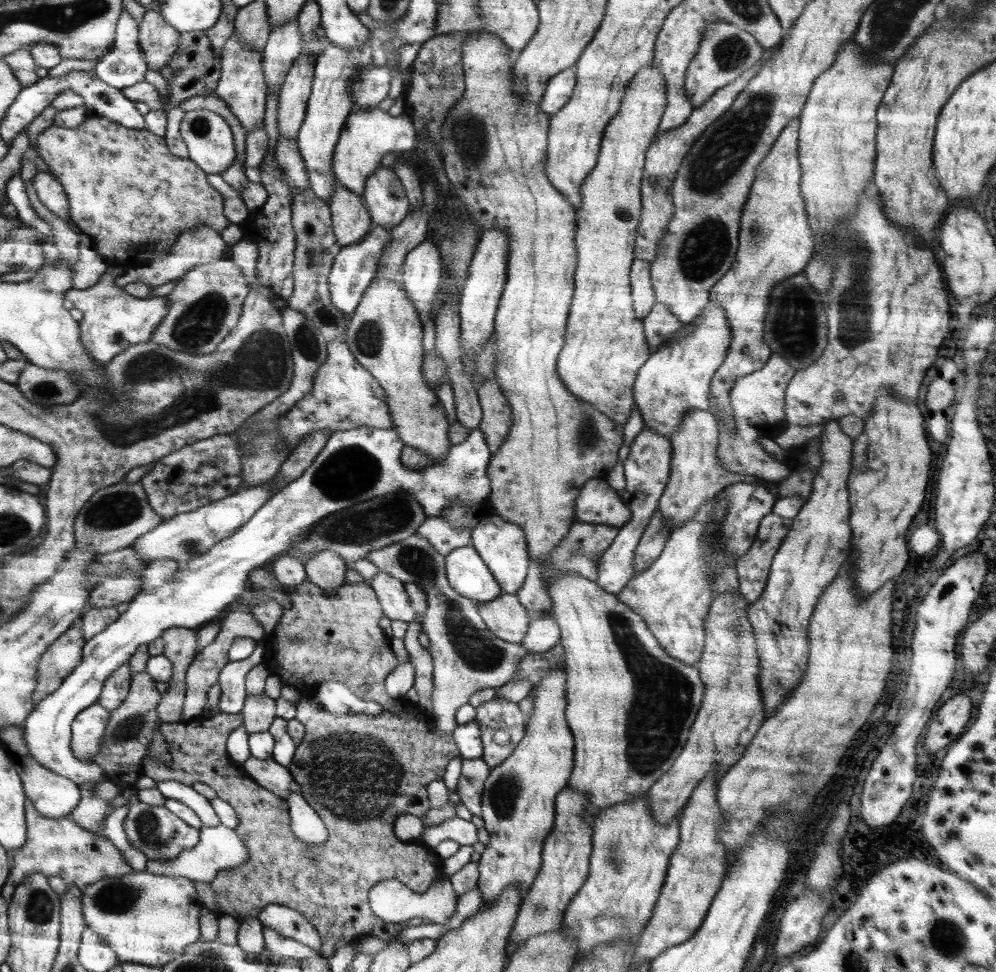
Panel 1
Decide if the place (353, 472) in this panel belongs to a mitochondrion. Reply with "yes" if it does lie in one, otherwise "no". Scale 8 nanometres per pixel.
yes

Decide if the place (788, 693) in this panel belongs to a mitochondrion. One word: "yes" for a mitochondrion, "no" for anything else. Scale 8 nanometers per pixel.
no

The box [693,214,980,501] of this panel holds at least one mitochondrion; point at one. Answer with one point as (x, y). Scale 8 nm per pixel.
(854, 330)

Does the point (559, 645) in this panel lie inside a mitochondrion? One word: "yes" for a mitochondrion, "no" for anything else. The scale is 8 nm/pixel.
no

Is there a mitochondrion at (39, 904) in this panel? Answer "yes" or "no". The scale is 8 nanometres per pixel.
yes

